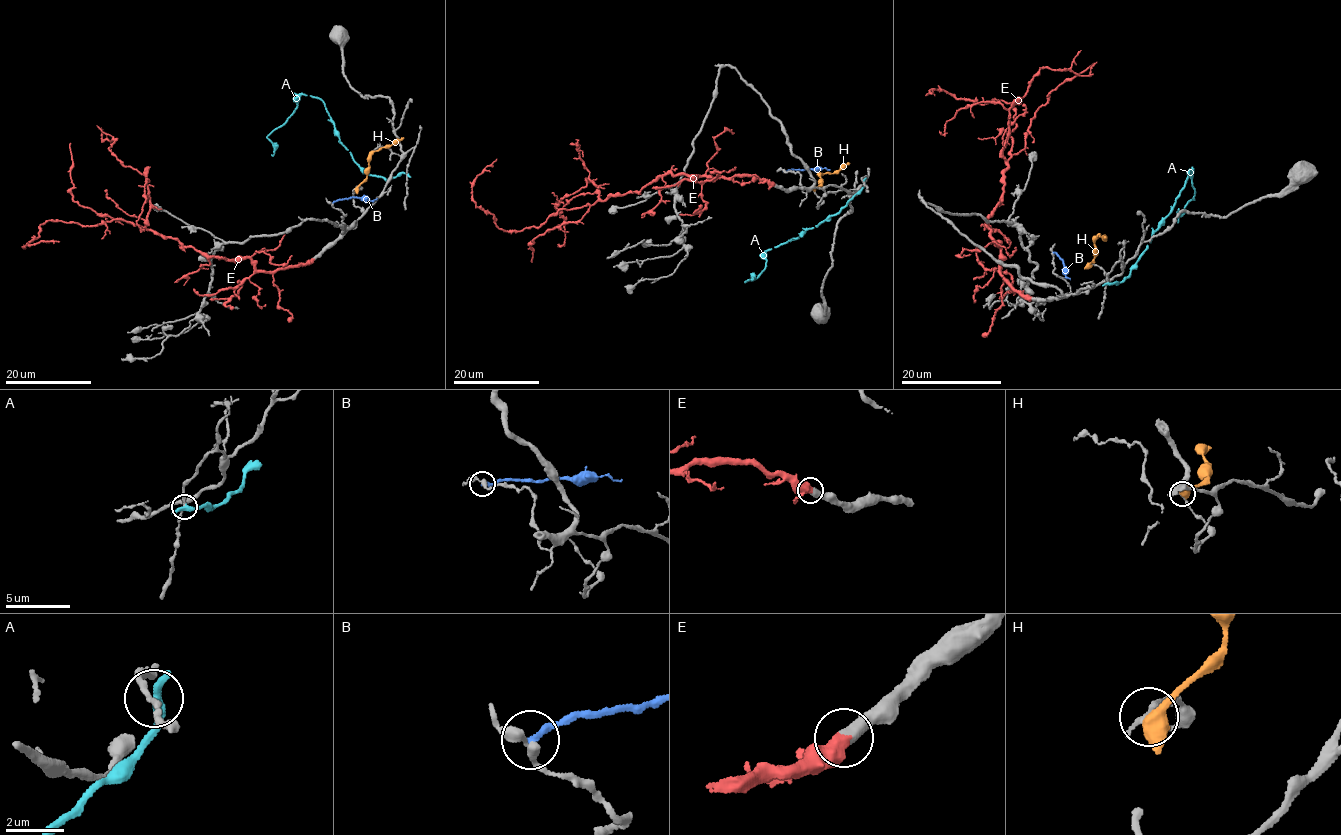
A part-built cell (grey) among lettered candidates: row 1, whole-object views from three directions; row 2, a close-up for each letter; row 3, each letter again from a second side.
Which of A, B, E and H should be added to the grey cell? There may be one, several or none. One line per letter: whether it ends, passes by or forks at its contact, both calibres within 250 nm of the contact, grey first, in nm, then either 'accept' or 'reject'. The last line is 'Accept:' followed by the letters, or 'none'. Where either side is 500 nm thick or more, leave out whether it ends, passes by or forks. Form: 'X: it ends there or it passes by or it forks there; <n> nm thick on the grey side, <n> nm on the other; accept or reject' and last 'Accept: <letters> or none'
A: it ends there; 160 nm thick on the grey side, 420 nm on the other; reject
B: it ends there; 260 nm thick on the grey side, 240 nm on the other; reject
E: 480 nm thick on the grey side, 550 nm on the other; accept
H: 200 nm thick on the grey side, 500 nm on the other; reject
Accept: E

